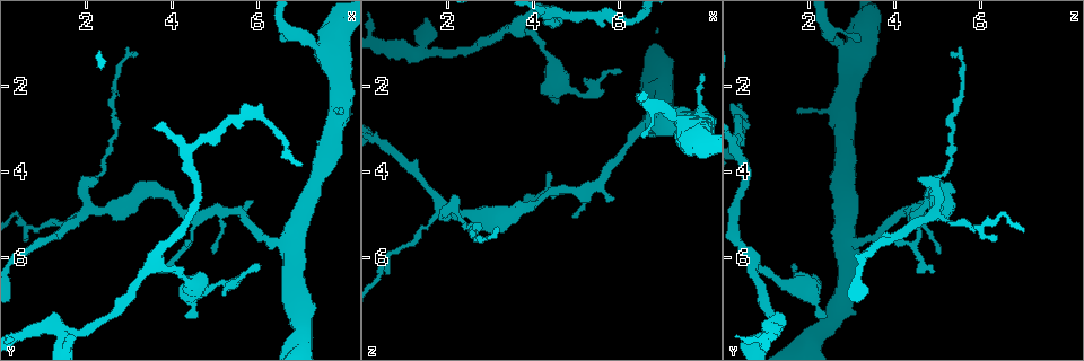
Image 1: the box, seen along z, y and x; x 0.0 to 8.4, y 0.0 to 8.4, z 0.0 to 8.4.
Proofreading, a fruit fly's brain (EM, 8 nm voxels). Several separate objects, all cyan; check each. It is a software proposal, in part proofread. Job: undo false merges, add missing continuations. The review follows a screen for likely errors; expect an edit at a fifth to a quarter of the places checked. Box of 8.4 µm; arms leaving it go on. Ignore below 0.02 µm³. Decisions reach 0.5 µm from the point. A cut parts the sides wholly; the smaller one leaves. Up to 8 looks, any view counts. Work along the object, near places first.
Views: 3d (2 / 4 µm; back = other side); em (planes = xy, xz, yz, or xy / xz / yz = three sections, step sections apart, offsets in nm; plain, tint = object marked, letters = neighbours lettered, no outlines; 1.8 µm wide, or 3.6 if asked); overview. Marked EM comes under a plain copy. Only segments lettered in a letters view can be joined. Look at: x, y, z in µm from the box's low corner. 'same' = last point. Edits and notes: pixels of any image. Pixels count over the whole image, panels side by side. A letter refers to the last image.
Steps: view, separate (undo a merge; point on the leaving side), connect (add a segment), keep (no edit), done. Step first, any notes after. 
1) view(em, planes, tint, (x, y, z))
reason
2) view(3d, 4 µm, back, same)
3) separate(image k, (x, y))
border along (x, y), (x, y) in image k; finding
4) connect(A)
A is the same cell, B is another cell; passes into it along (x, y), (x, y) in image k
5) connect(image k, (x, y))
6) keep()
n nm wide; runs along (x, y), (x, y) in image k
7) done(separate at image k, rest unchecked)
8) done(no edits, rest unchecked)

view(3d, 2 µm, (6.60, 0.95, 3.20))
an open end

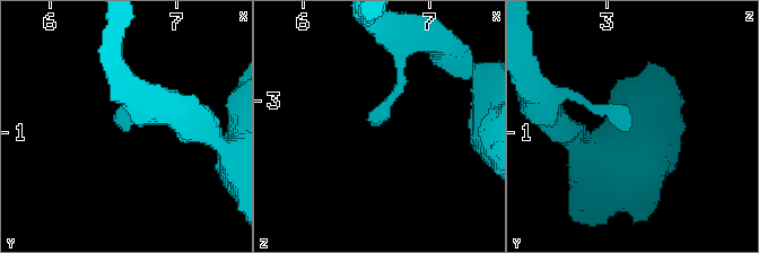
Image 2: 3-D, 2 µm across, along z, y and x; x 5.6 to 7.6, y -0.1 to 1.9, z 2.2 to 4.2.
view(em, xy, step 16, tint, (6.60, 0.98, 3.18))

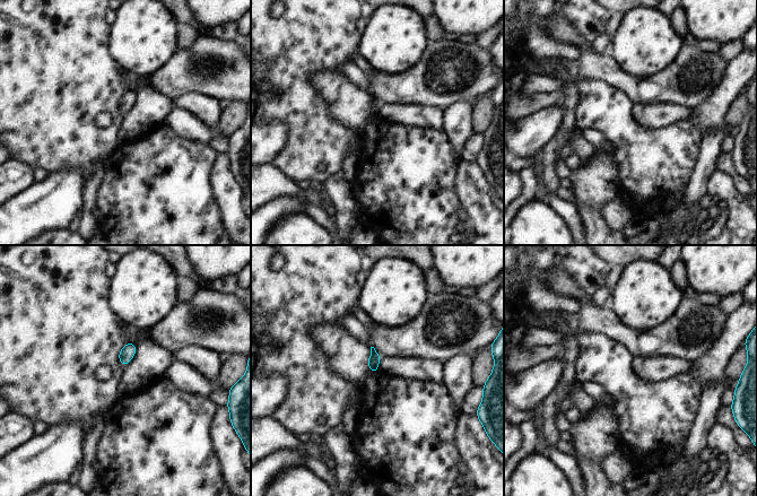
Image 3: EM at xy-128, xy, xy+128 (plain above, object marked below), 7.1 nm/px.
view(em, planes, letters, same)

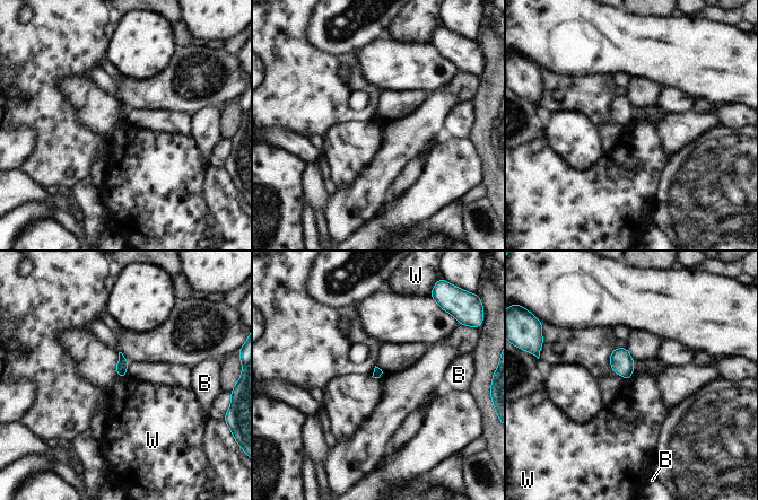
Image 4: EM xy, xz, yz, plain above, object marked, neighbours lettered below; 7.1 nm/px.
keep()
B and W are other cells; border along (119, 352), (115, 373), (125, 378) in image 4; no lettered segment goes on from it

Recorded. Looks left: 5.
view(3d, 2 µm, (6.05, 6.15, 1.60))
free end

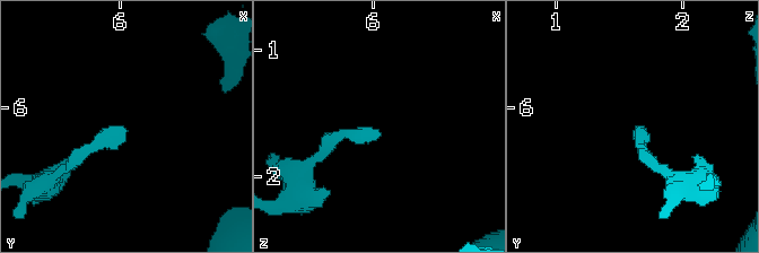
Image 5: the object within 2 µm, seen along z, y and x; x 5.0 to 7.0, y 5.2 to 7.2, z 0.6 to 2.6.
view(em, 3.6 µm, planes, letters, (6.04, 6.16, 1.60))
shape alone is not enough

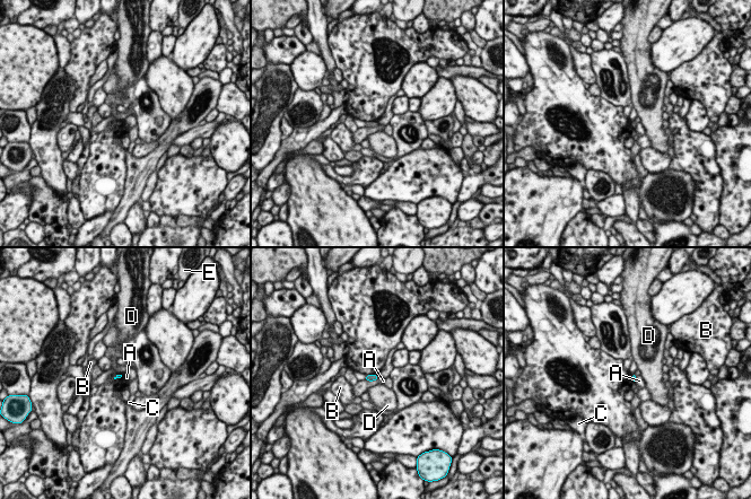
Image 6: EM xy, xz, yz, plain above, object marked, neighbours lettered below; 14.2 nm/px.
keep()
A, B, C, D and E are other cells; border along (366, 376), (364, 379) in image 6; no lettered segment goes on from it

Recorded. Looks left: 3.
view(em, yz, step 16, tint, (2.15, 4.80, 5.05))
four-way junction

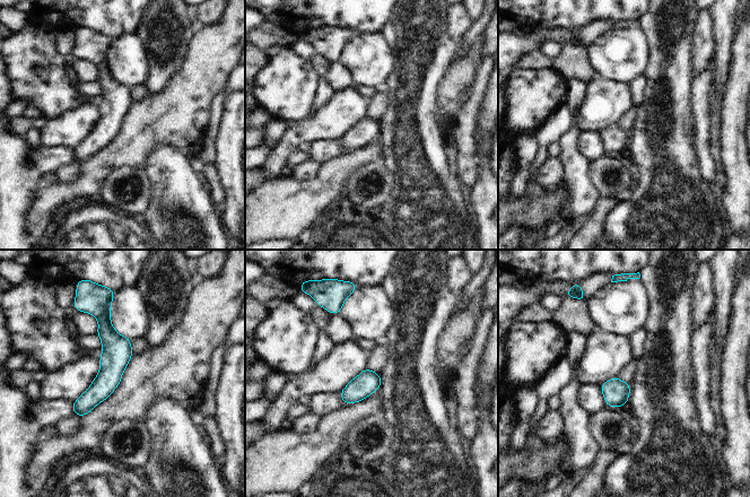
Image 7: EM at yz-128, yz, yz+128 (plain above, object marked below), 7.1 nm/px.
view(em, planes, letters, same)

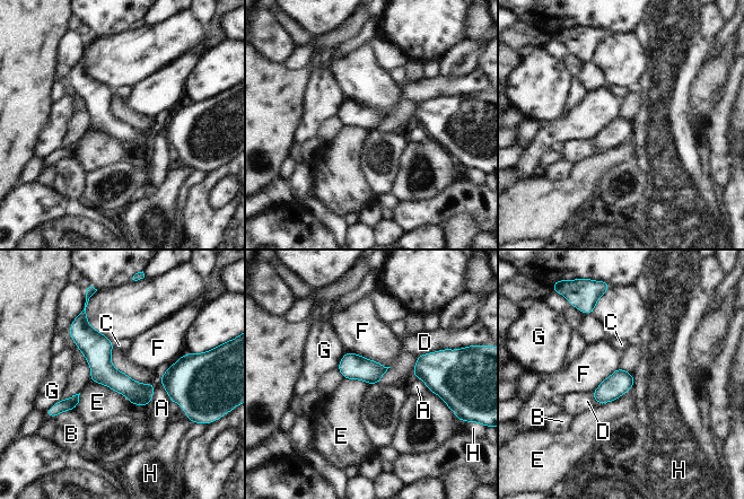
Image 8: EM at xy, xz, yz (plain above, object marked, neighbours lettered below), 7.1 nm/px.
keep()
A, B, C, D, E, F, G and H are other cells; runs along (84, 318), (99, 361), (146, 402) in image 8; continuous, no second cell

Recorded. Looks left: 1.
done(no edits, rest unchecked)

